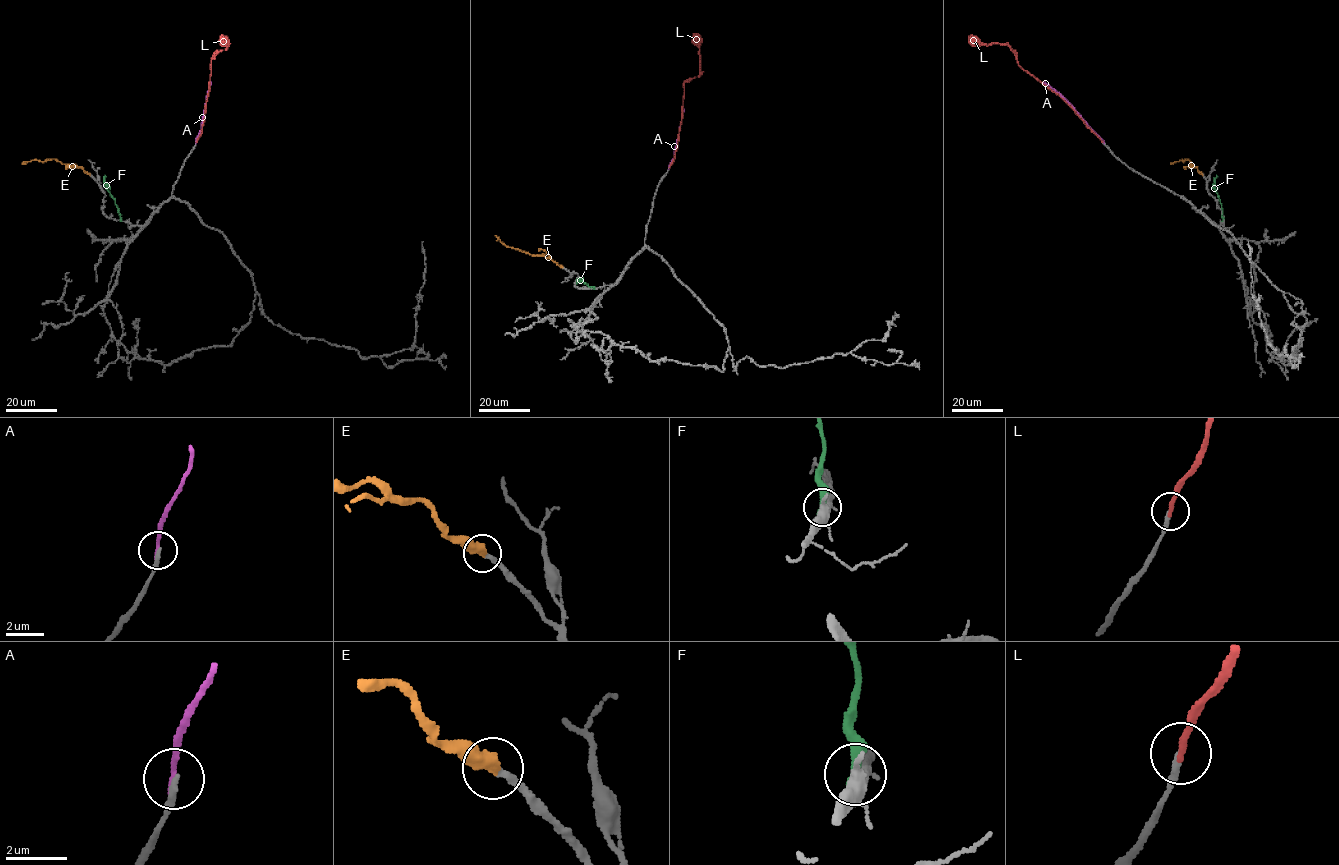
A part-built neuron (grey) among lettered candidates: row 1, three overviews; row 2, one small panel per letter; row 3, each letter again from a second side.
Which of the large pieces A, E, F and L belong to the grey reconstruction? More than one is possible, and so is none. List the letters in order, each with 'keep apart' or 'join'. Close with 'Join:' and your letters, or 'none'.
A: keep apart
E: join
F: keep apart
L: join
Join: E, L

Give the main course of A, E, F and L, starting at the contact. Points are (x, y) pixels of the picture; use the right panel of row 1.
A: (1103, 141), (1075, 109), (1043, 82)
E: (1202, 174), (1188, 159), (1170, 163)
F: (1222, 220), (1222, 205), (1214, 182), (1217, 176)
L: (1102, 141), (1058, 95), (1018, 64), (1016, 55), (1007, 44), (983, 44), (968, 37)

